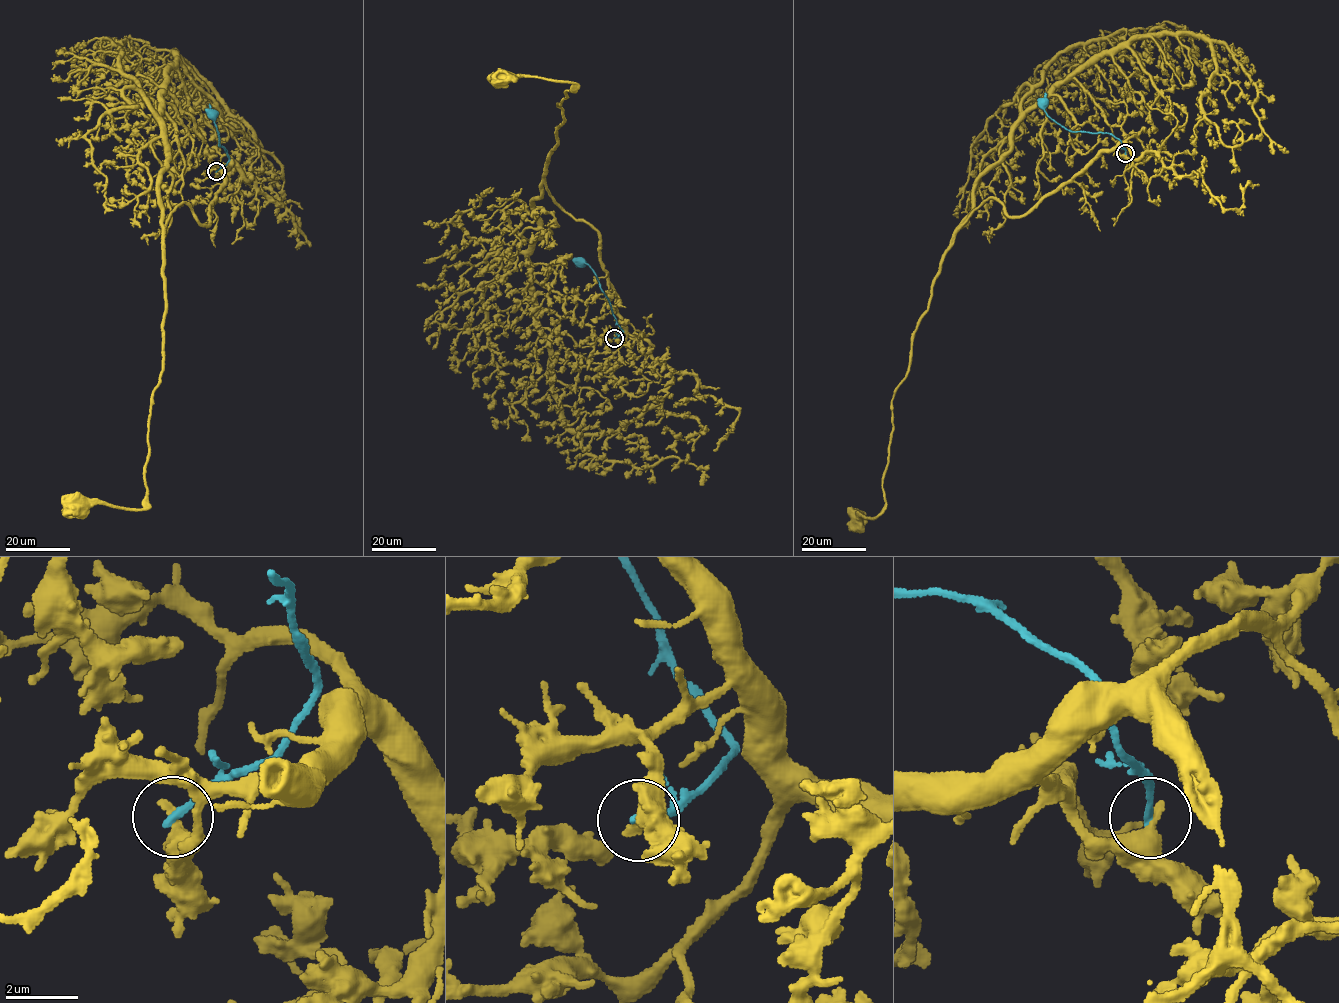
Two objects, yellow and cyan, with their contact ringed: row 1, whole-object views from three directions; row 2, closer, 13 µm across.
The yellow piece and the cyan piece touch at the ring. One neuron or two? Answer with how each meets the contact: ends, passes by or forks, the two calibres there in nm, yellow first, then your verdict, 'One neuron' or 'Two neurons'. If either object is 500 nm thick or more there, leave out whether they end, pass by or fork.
Thickness 550 nm (yellow) against 200 nm. Two neurons

